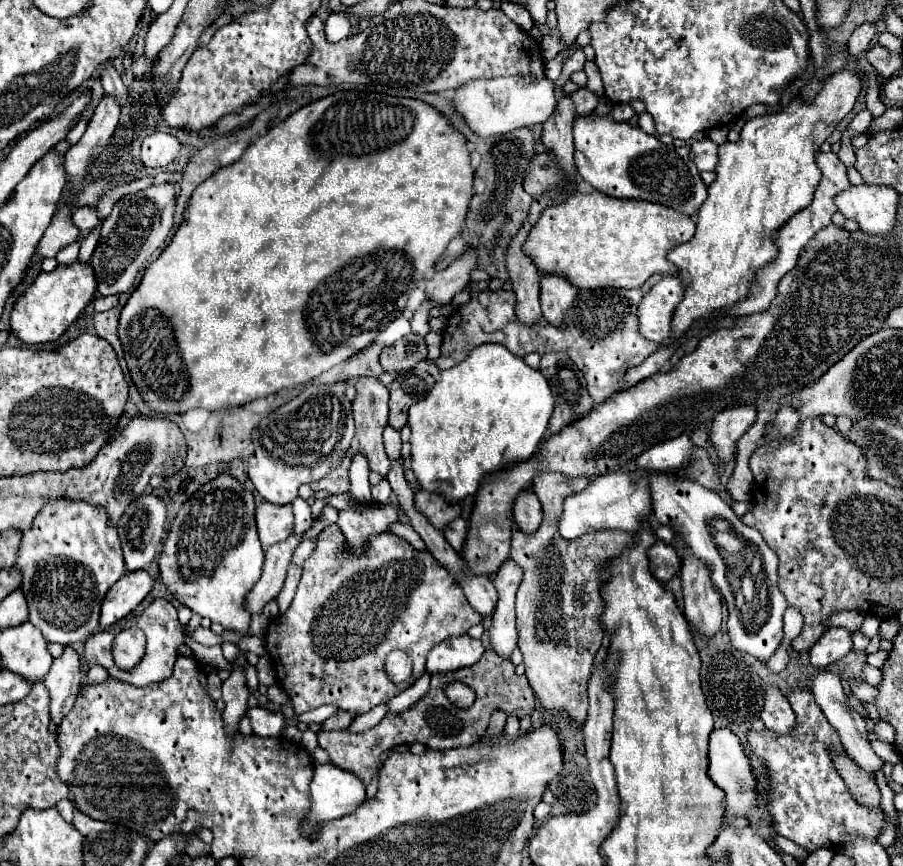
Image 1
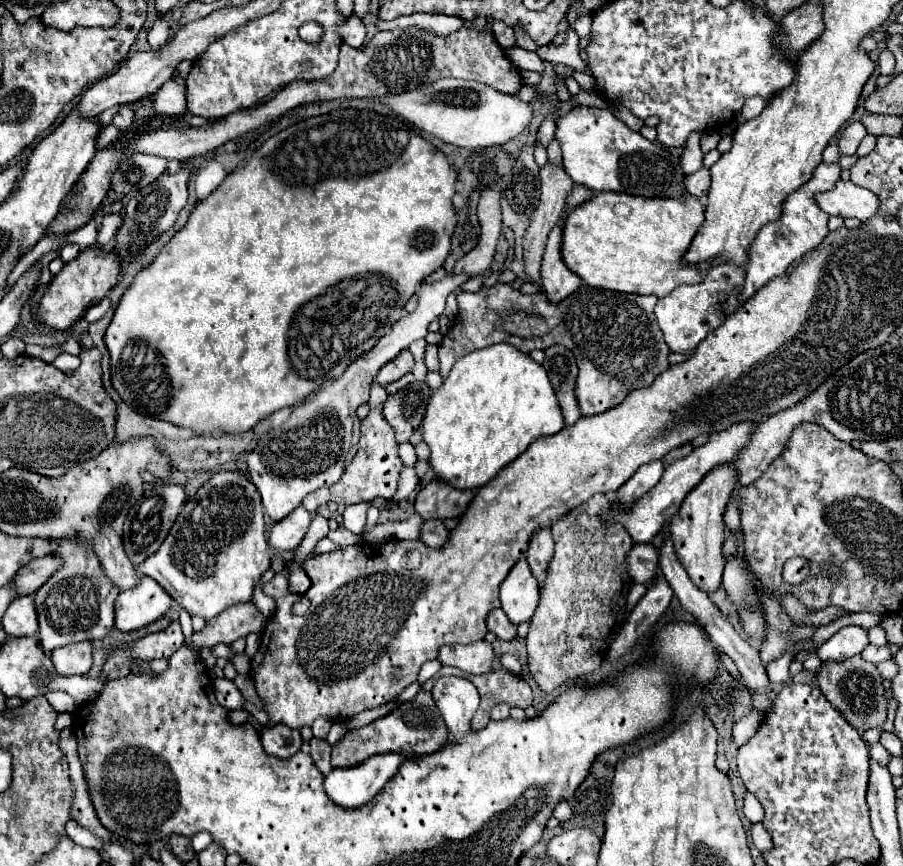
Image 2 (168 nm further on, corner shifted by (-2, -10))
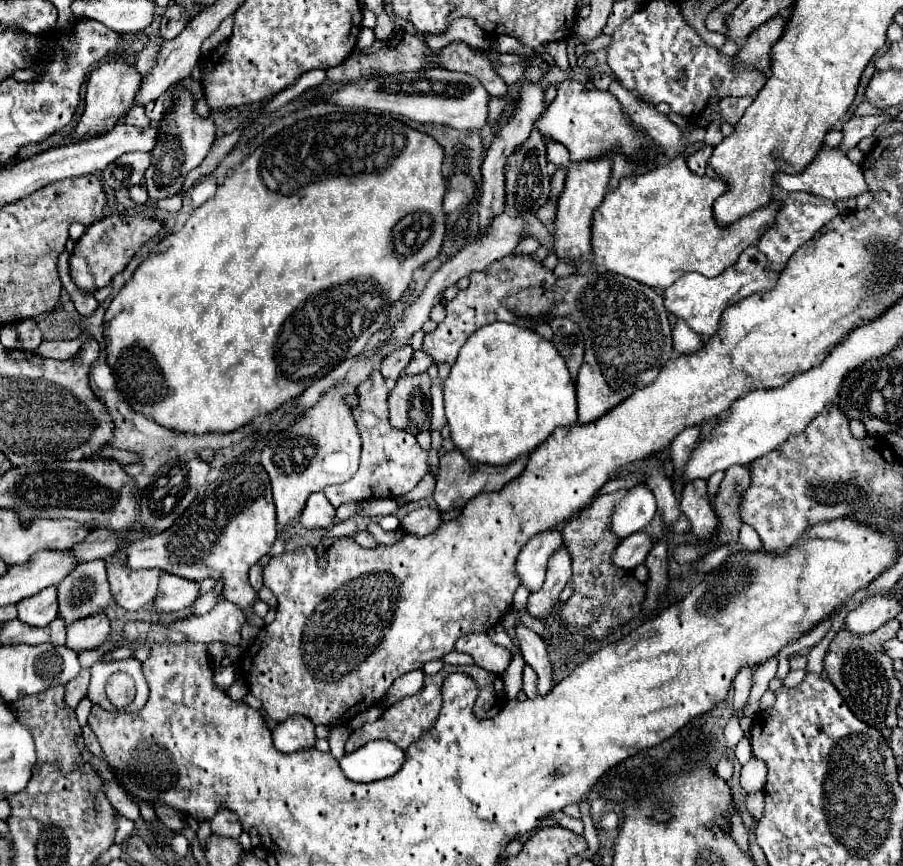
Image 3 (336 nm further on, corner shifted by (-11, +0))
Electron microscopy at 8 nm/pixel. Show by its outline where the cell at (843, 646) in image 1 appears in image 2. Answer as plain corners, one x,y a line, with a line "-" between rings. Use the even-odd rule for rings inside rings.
844,626
830,640
816,648
822,662
844,662
860,654
868,644
868,632
860,626

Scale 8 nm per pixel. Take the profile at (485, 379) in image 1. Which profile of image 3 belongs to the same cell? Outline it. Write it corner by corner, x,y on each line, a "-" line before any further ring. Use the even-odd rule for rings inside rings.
493,322
479,328
463,344
449,378
443,382
445,414
451,426
451,440
473,462
507,464
519,456
531,454
555,428
577,424
575,382
557,354
555,344
535,330
509,322

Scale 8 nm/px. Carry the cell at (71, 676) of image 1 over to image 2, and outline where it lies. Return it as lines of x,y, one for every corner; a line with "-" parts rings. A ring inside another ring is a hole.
90,642
60,646
52,652
52,662
58,676
86,674
92,666
92,646

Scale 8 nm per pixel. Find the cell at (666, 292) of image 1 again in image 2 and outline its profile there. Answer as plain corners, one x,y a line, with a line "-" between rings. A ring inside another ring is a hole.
714,264
700,284
676,288
668,296
660,298
654,306
654,314
670,352
692,352
710,330
716,330
726,320
726,316
730,316
736,310
742,284
742,268
736,268
734,264

